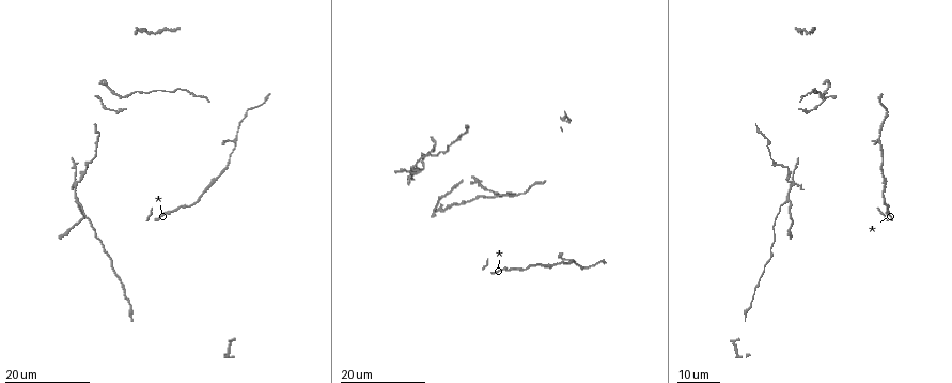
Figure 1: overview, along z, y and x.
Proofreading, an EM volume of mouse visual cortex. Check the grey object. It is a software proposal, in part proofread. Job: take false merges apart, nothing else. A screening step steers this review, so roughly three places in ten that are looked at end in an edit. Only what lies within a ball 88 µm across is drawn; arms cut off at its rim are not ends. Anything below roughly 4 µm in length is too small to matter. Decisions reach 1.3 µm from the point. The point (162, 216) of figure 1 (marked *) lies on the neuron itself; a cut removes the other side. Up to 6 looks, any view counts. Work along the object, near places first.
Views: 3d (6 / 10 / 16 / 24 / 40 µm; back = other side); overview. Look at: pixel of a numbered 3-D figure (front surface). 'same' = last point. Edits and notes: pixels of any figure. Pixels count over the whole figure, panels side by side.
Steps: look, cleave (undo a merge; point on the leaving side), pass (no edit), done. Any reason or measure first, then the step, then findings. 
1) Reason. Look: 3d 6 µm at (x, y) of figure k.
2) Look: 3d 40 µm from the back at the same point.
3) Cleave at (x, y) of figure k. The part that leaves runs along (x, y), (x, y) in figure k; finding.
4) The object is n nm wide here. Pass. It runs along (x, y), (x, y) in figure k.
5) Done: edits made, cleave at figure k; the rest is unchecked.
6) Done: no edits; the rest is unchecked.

Four-way junction. Look: 3d 16 µm at (794, 182) of figure 1.

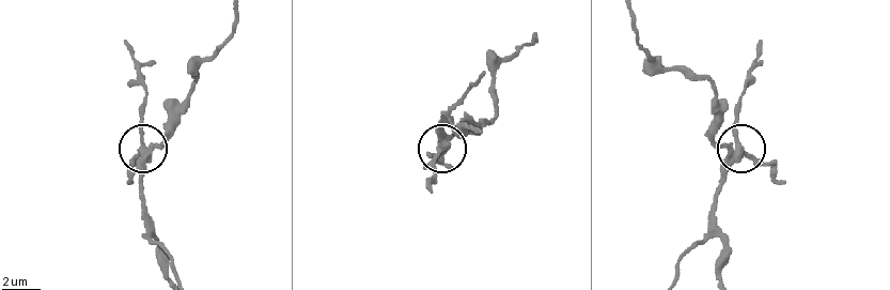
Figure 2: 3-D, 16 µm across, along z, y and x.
Zoom in. Look: 3d 10 µm at (737, 146) of figure 2.

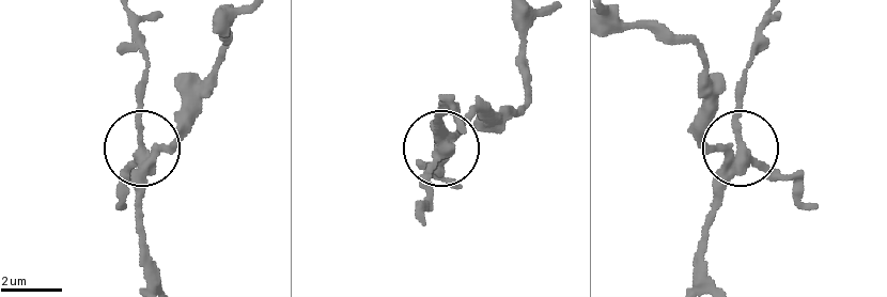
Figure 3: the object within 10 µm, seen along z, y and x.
4 arms meet here. Cleave at (140, 120) of figure 3. The part that leaves runs along (145, 166), (138, 144), (145, 68), (133, 22) in figure 3; a second neuron is stuck on.

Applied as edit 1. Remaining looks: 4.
Look: 3d 16 µm at (788, 202) of figure 1.

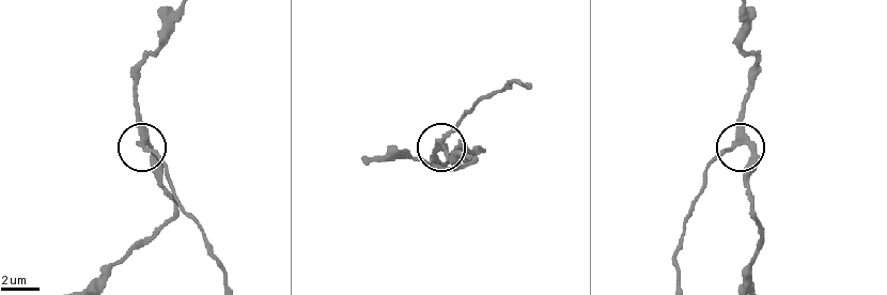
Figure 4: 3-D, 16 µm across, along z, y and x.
Look: 3d 10 µm at (742, 140) of figure 4.

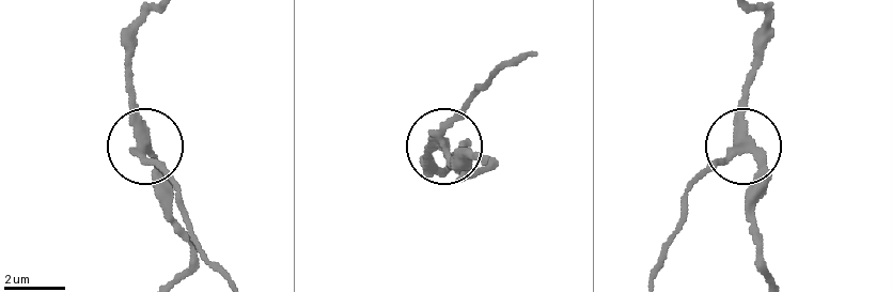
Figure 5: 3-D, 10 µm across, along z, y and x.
Cleave at (163, 170) of figure 5. The part that leaves runs along (138, 157), (169, 183), (186, 226), (219, 272) in figure 5; two neurons meet here.

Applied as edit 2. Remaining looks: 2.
A fork. Look: 3d 24 µm at (231, 141) of figure 1.

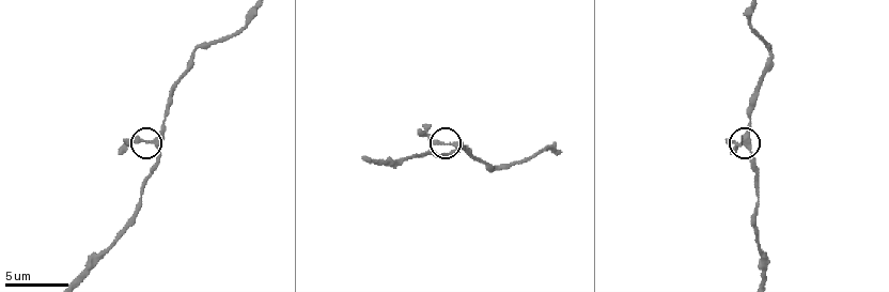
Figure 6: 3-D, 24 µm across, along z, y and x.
Look: 3d 6 µm at (152, 142) of figure 6.

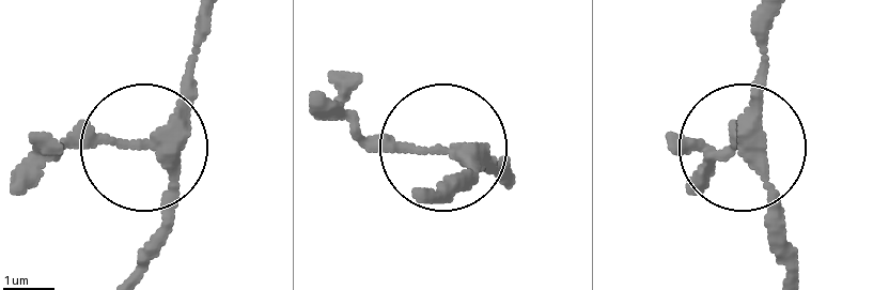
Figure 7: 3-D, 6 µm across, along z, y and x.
3 arms meet here. Pass. Continuous, no second neuron.

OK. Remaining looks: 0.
Done: edits made, cleave at figure 3, cleave at figure 5; the rest is unchecked.

